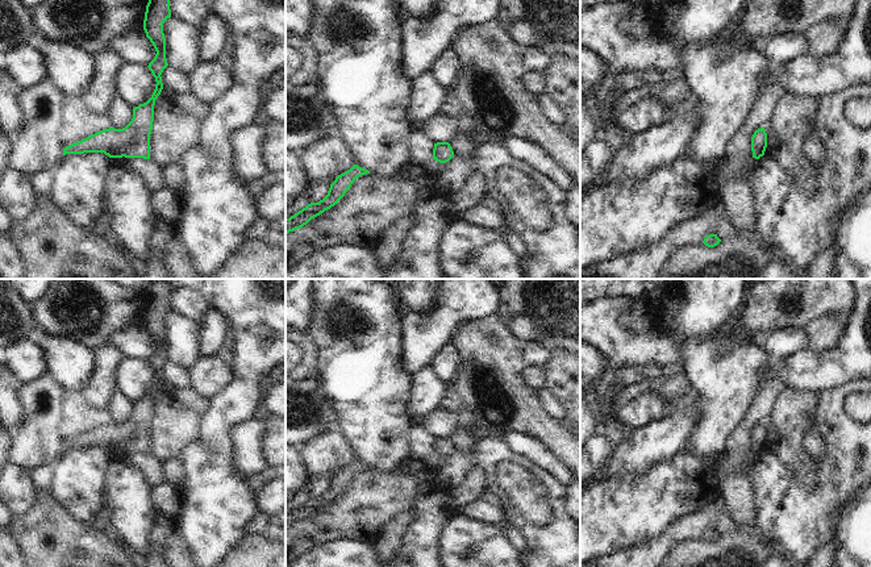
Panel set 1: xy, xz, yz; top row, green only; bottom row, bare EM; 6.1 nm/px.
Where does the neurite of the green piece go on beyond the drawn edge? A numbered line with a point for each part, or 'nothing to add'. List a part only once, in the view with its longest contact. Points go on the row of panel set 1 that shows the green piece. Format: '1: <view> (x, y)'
nothing to add

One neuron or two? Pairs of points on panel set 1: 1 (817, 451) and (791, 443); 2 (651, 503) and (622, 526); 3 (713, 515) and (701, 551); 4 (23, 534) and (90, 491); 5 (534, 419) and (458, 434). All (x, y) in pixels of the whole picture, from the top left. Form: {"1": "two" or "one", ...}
{"1": "two", "2": "one", "3": "two", "4": "two", "5": "one"}

